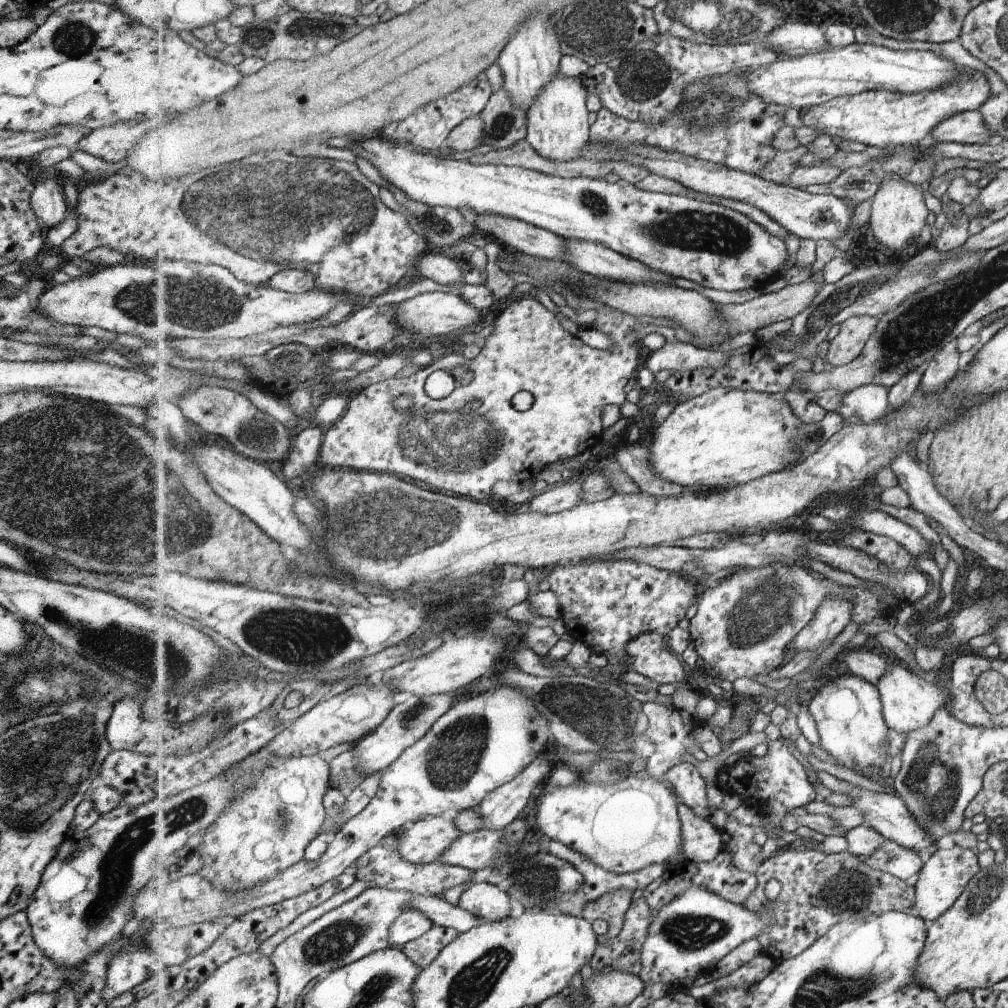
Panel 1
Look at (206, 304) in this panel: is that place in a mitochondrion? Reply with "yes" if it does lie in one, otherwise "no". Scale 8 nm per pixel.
yes

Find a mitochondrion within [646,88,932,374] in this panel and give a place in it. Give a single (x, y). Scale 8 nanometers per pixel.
(873, 283)

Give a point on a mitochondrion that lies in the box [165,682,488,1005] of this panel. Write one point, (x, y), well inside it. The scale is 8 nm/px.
(333, 942)

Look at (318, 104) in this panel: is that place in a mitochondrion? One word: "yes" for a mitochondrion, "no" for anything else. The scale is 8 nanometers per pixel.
no

